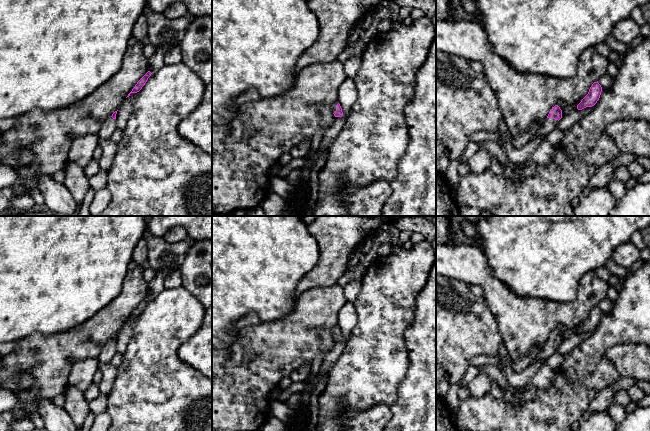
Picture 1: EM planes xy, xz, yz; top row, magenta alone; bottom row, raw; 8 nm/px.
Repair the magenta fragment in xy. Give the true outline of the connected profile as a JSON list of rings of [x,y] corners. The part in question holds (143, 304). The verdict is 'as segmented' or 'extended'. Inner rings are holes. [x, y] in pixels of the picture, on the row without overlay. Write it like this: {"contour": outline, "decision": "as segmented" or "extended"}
{"contour": [[[148,295],[138,306],[137,308],[135,309],[135,311],[132,313],[132,315],[128,318],[127,321],[130,320],[131,317],[137,317],[139,316],[142,311],[145,309],[145,307],[147,306],[148,302],[151,300],[151,296]]], "decision": "as segmented"}

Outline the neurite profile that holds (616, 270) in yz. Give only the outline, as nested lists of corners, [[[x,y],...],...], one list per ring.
[[[613,259],[608,260],[605,266],[610,270],[613,276],[625,278],[628,275],[628,268],[618,265]]]

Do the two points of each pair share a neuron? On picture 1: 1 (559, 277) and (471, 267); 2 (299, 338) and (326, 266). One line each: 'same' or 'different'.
1: different
2: different

